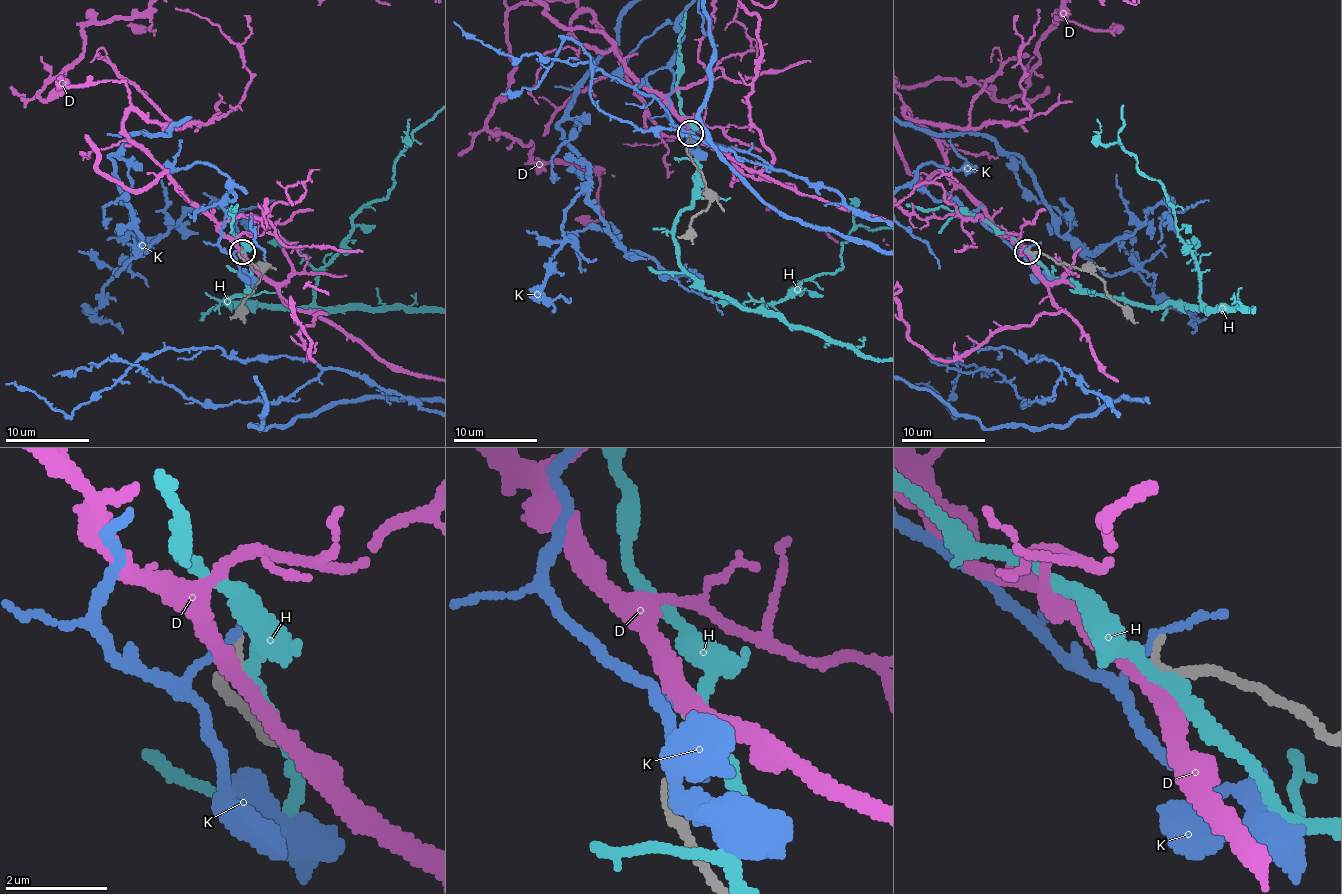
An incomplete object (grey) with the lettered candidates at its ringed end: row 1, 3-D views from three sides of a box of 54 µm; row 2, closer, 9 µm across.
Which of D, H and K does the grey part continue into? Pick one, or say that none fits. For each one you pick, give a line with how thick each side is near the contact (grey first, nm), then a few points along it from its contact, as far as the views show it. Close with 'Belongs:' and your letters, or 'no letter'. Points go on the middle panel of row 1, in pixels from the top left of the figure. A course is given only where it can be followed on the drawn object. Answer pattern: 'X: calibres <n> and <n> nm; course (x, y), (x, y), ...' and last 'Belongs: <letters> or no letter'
Belongs: no letter

